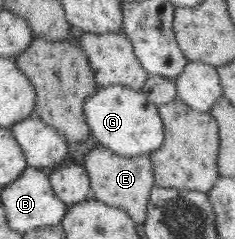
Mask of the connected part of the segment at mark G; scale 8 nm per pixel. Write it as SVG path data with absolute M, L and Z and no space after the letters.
M120 83L97 87L87 95L82 103L82 114L91 129L91 134L103 147L127 158L133 158L139 154L148 156L150 151L157 150L161 146L165 138L157 105L151 102L142 91L133 90Z

